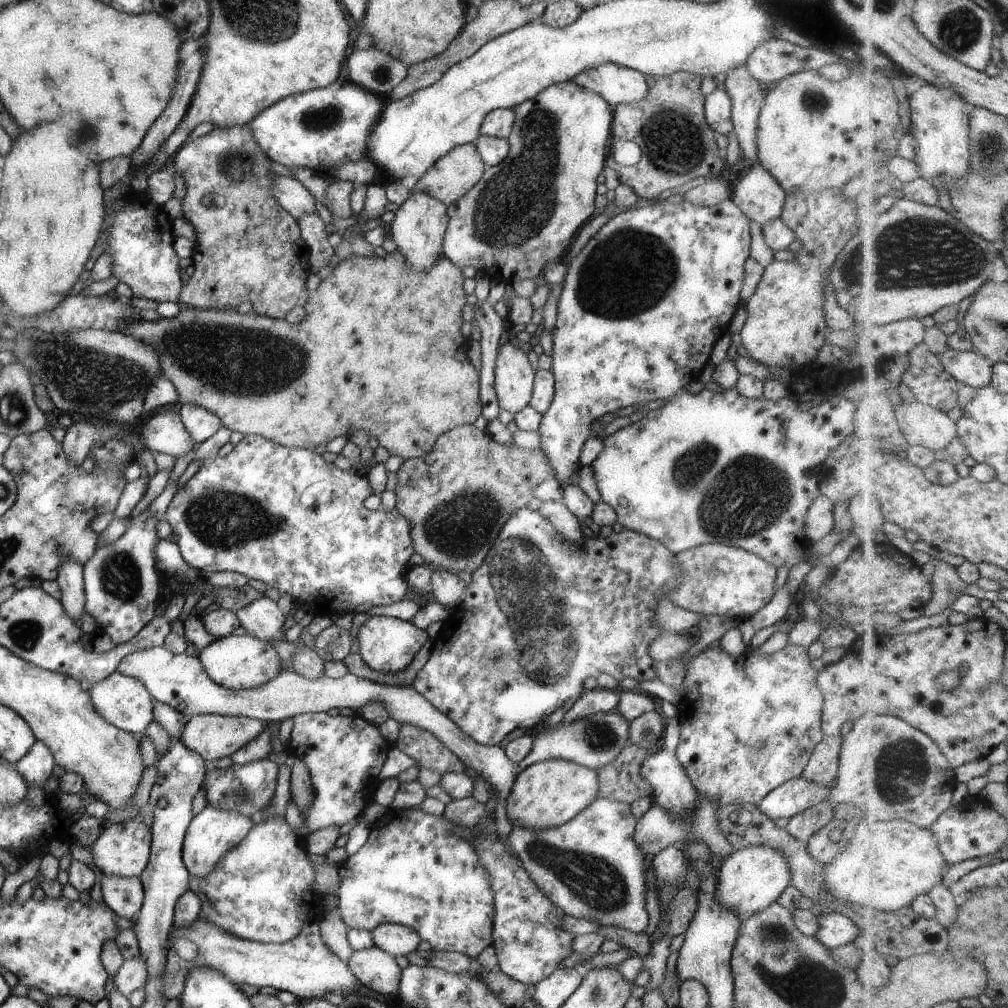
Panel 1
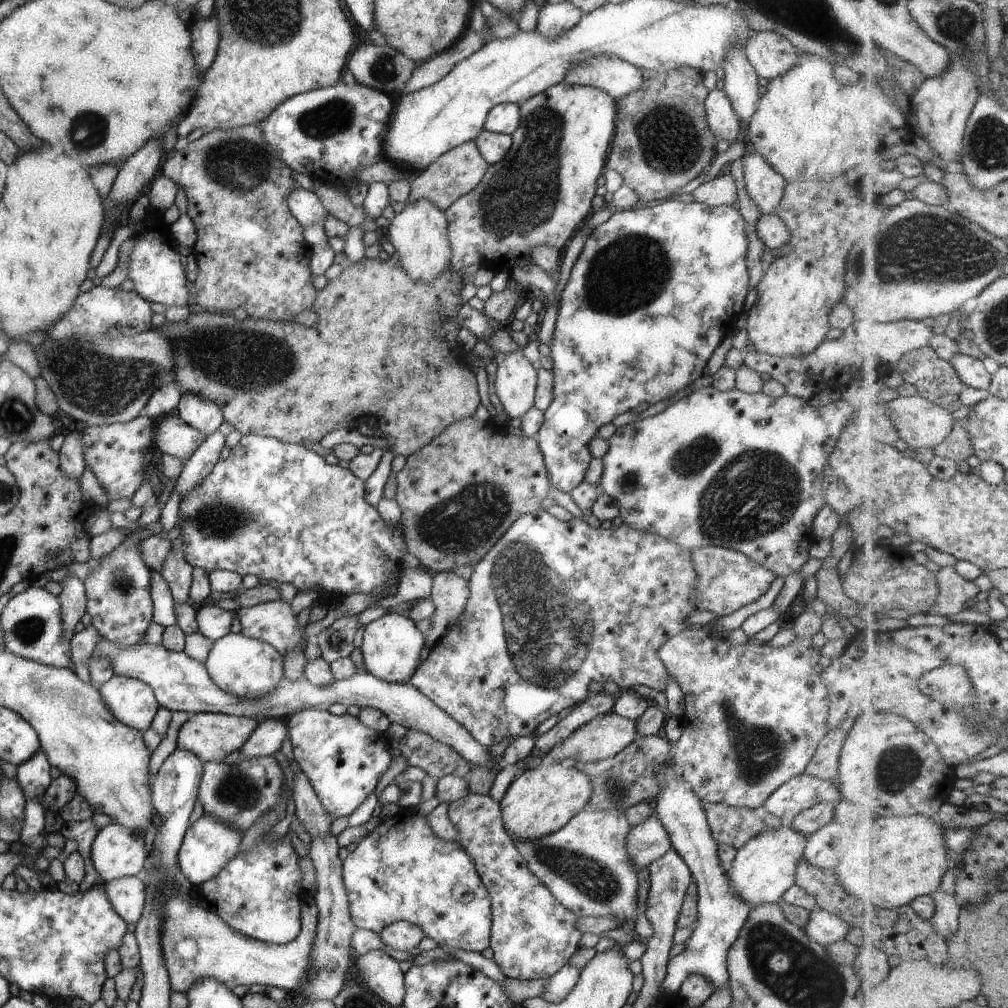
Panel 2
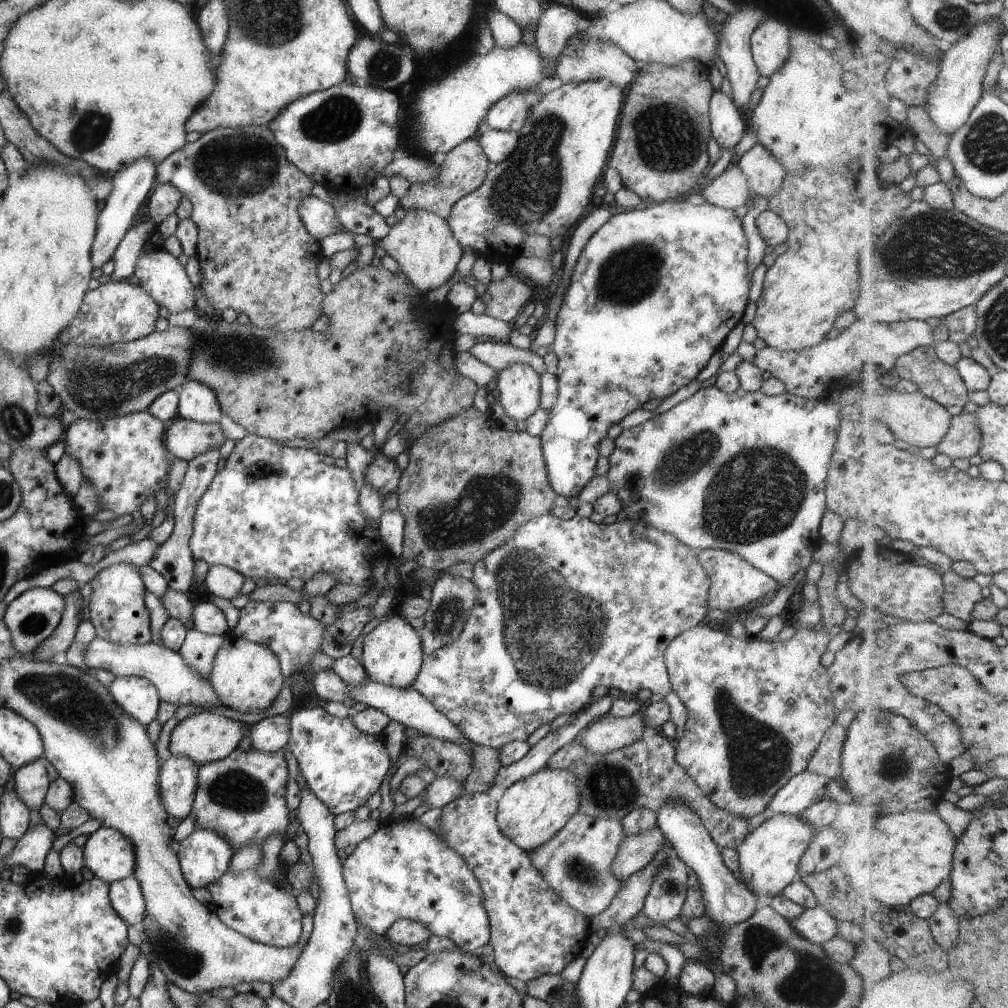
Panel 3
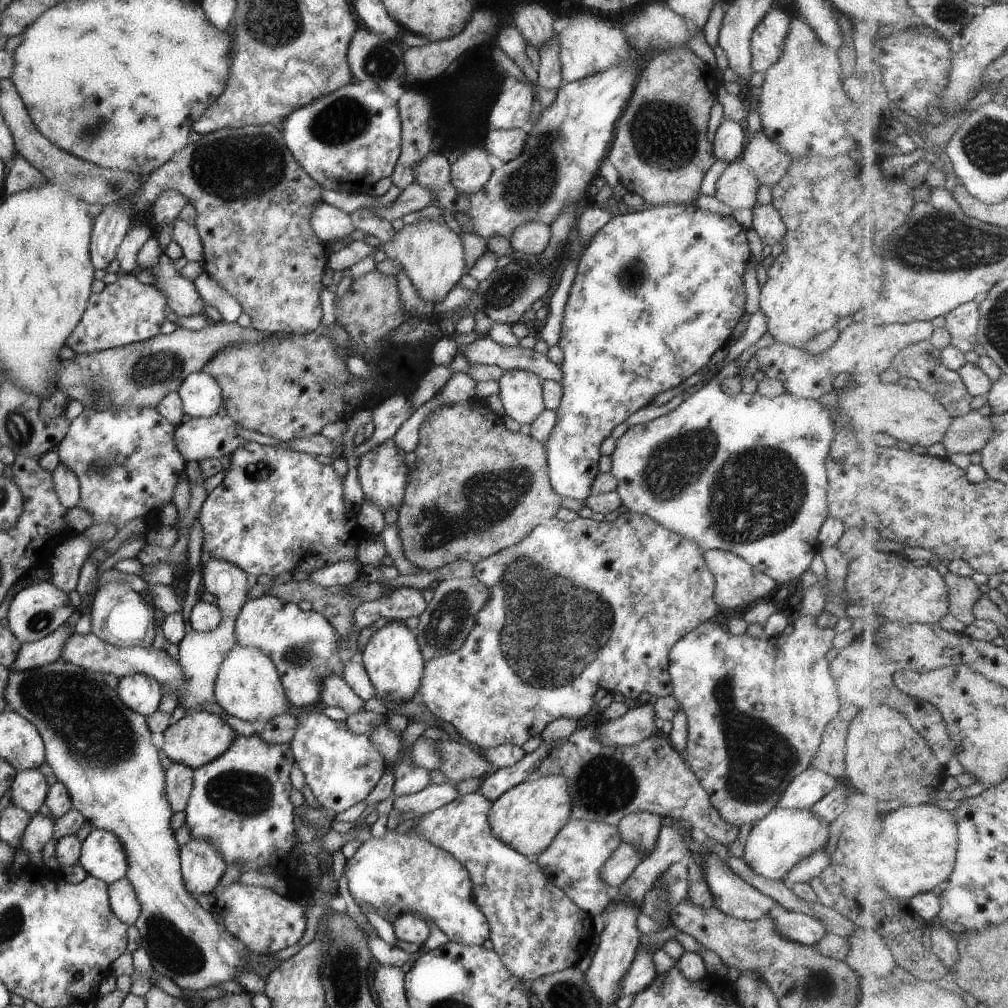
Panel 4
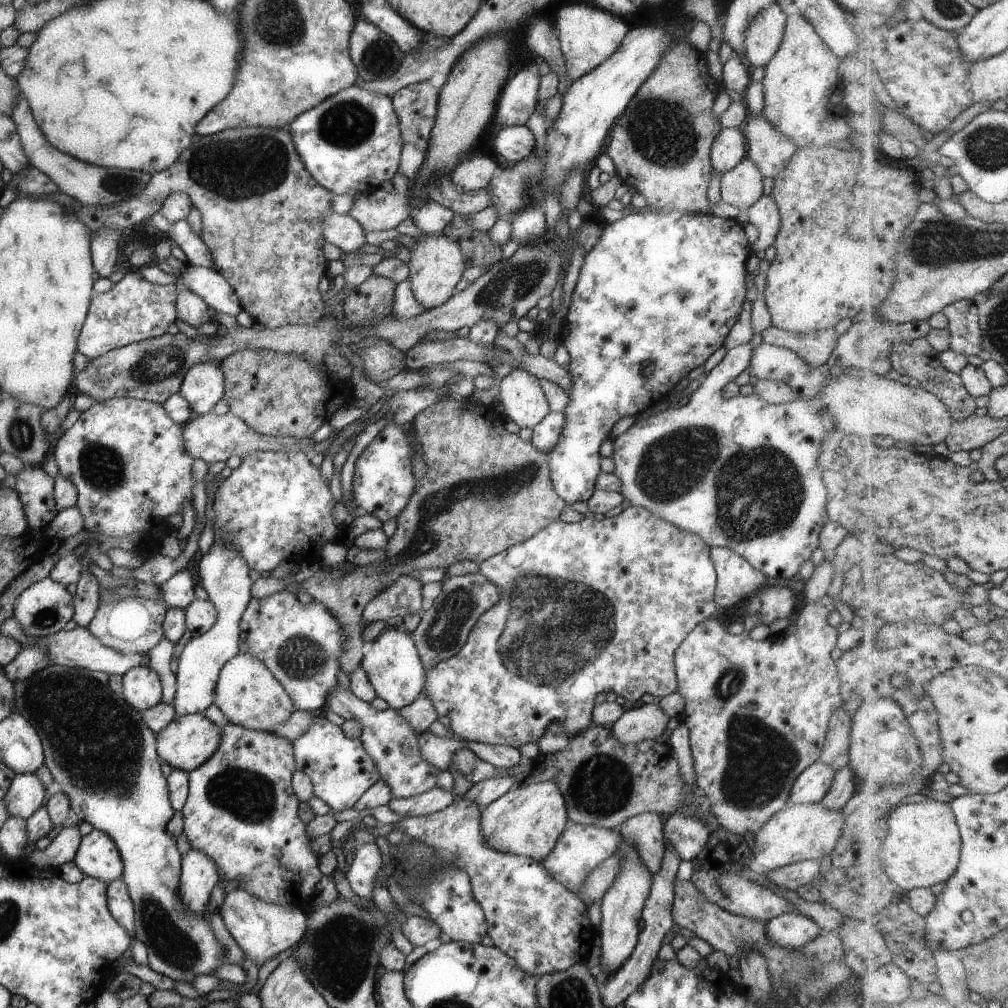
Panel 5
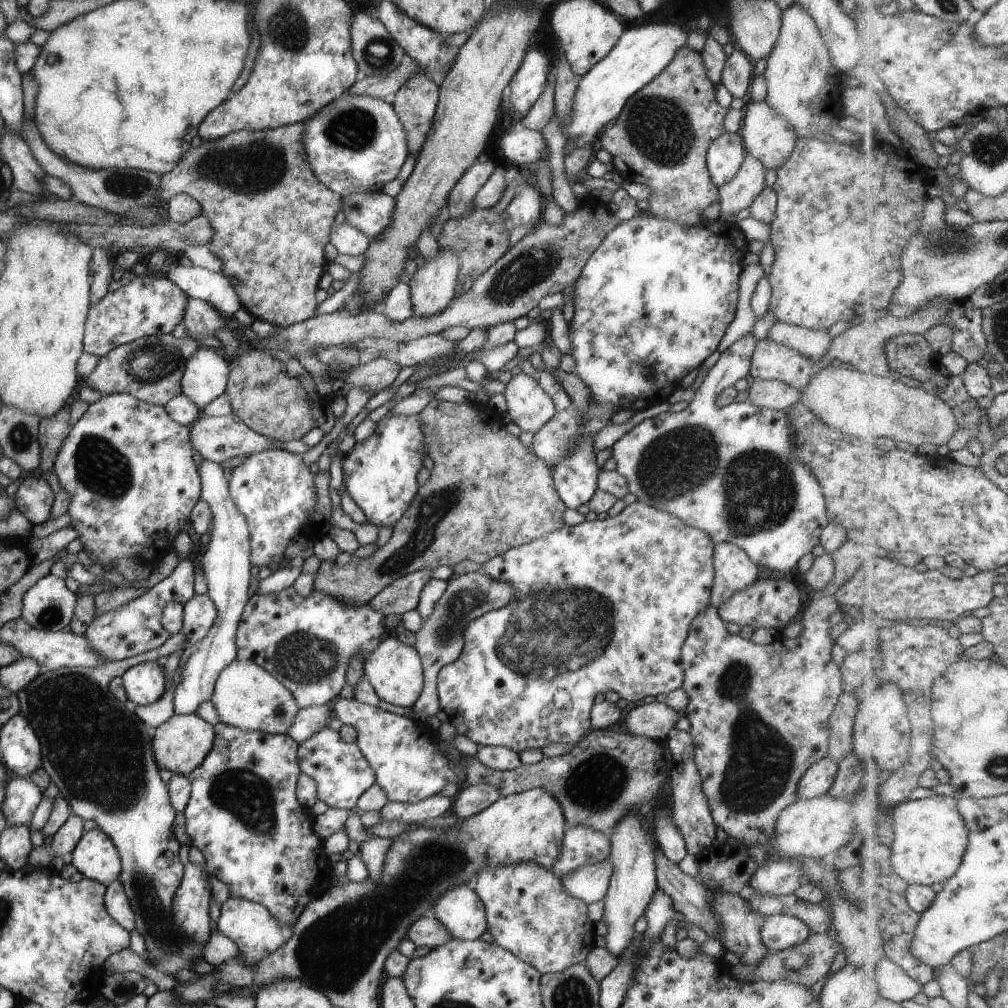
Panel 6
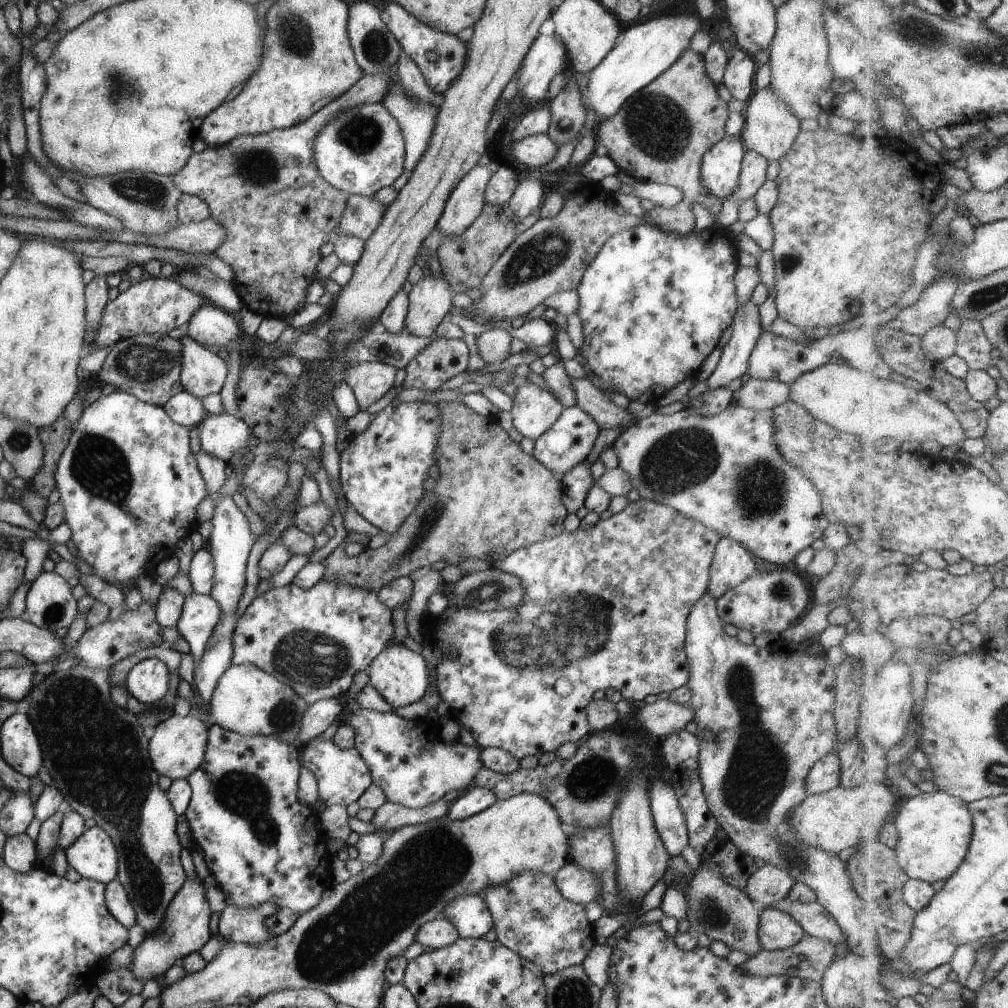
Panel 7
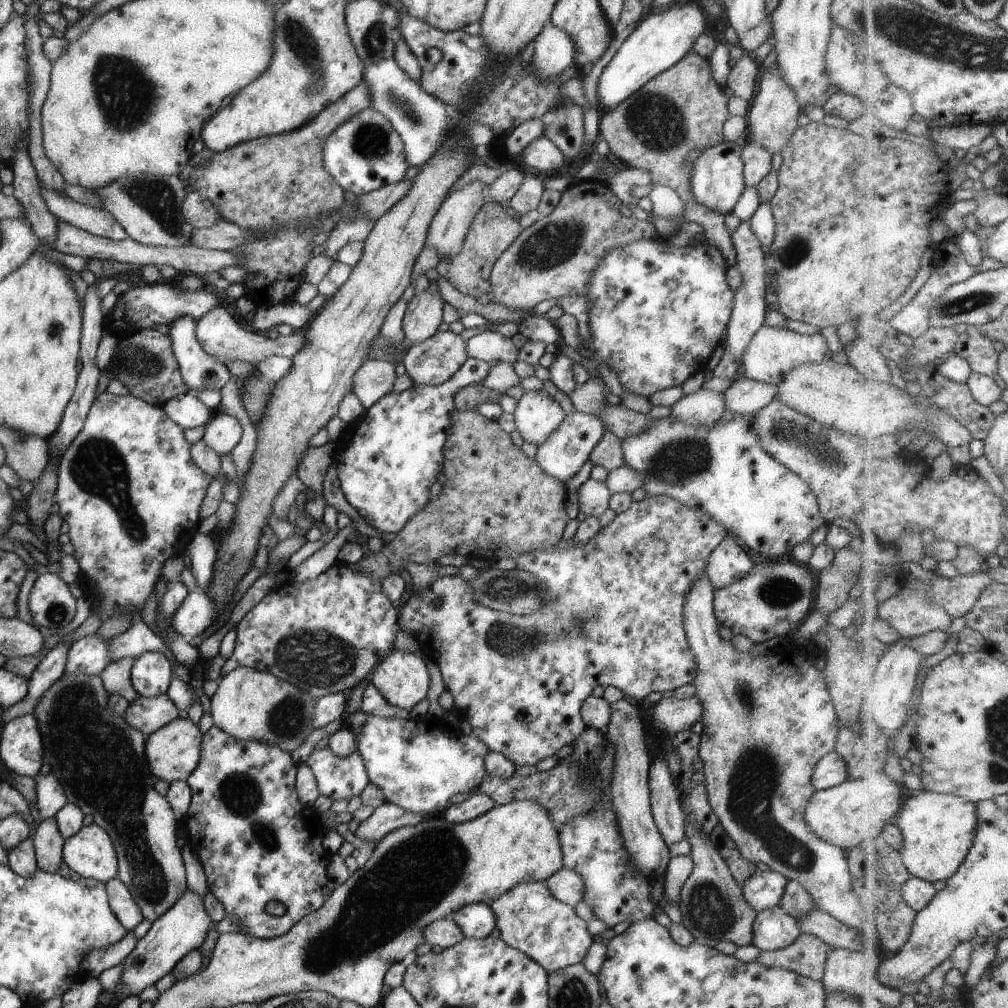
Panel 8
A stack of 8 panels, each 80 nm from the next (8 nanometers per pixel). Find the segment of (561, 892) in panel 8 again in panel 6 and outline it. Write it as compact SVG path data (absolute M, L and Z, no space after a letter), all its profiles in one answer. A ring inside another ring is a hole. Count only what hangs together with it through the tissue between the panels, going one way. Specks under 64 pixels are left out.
M605 858L592 865L575 867L563 875L560 881L567 894L588 905L605 896L611 873L611 863Z

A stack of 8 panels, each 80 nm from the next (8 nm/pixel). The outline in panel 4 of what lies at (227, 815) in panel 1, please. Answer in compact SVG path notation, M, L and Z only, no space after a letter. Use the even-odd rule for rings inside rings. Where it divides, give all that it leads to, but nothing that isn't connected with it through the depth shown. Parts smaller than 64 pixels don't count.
M191 839L180 848L180 871L185 890L195 899L200 894L212 893L225 870L223 857L203 839Z

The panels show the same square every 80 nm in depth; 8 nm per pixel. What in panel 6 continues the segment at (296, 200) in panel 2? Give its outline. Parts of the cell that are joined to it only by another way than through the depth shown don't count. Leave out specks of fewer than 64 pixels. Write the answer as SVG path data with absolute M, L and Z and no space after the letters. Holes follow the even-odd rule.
M342 217L336 218L331 227L329 238L330 243L339 254L348 254L349 256L363 253L370 243L370 238L347 224Z

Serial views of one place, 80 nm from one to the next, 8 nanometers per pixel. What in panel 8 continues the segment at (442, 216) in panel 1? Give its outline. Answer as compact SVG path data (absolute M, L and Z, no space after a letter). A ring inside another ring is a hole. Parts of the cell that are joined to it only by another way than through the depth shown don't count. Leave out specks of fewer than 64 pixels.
M426 290L412 296L406 304L401 328L409 345L432 337L441 324L444 301L436 290Z

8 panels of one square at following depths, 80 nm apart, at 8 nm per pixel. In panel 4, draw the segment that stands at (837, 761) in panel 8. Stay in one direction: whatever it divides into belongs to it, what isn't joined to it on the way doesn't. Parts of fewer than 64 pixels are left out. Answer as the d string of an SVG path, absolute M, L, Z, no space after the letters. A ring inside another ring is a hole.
M809 766L789 781L775 807L782 809L809 808L835 785L836 780L832 776Z

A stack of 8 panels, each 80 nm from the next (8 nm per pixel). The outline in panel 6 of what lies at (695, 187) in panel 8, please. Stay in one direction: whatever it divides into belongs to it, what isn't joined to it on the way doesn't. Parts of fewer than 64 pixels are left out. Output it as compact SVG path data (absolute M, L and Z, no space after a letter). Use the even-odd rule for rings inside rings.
M723 131L714 138L708 146L705 166L711 179L711 184L718 189L722 184L735 176L741 161L744 159L745 150L739 132L730 133Z

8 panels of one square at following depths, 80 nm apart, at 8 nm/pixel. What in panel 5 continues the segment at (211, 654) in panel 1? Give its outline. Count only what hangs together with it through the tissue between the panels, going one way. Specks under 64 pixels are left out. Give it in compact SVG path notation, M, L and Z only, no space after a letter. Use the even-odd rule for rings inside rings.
M239 652L219 669L212 703L221 710L229 723L260 731L273 731L295 710L285 689L262 661Z

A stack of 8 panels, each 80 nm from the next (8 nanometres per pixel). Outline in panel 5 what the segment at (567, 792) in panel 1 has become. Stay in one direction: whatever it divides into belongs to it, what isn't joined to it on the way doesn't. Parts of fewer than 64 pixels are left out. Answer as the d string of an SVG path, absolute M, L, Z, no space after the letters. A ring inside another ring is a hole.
M555 781L510 788L480 812L480 831L484 843L500 853L521 855L537 862L551 852L557 837L569 823L563 797Z

